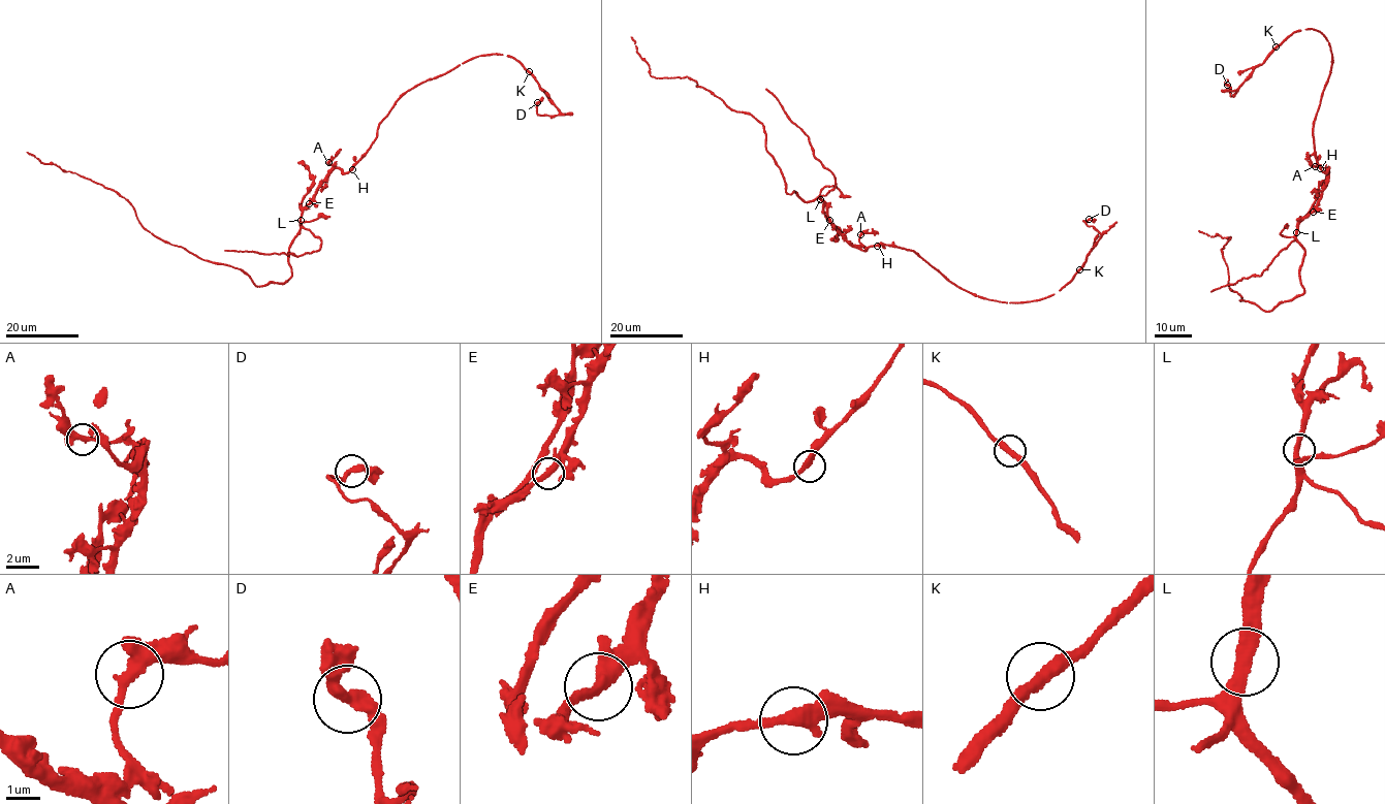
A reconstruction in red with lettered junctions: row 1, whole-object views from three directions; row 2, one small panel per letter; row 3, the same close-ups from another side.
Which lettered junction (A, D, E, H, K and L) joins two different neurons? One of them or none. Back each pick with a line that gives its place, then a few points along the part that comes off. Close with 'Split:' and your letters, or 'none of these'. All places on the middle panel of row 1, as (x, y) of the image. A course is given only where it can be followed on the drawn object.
L: at (820, 199); foreign part runs (820, 199), (832, 190), (833, 174), (815, 157), (809, 137), (765, 89)
Split: L

